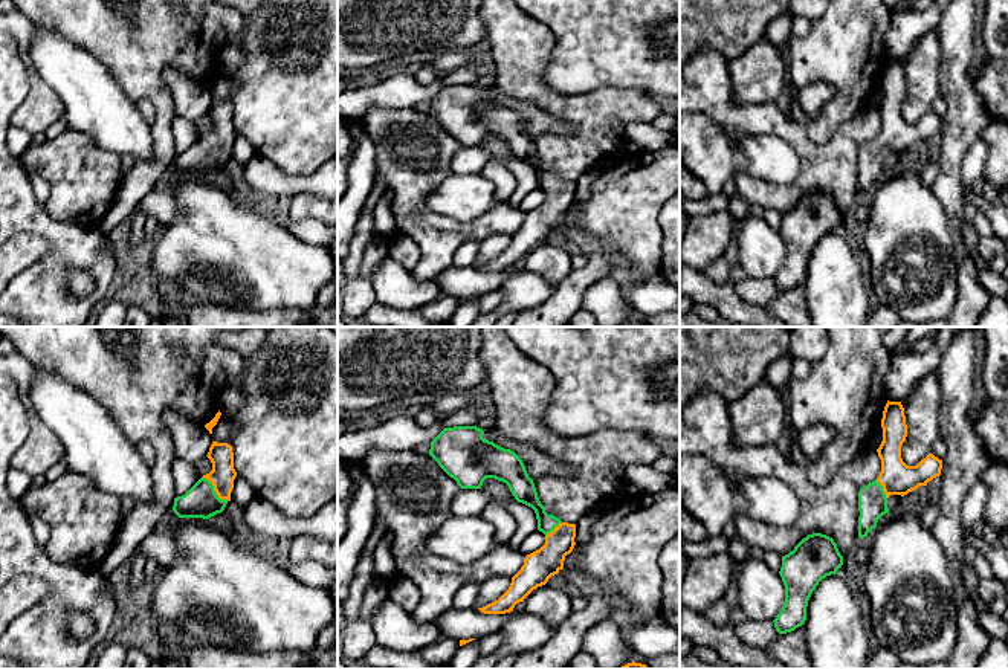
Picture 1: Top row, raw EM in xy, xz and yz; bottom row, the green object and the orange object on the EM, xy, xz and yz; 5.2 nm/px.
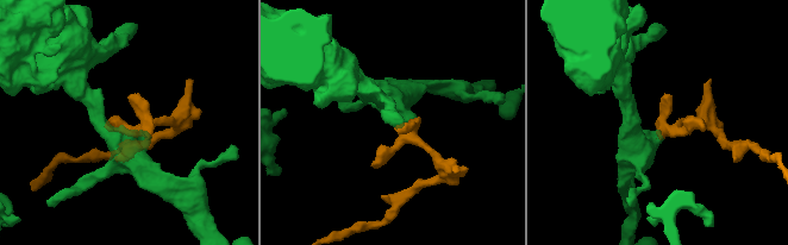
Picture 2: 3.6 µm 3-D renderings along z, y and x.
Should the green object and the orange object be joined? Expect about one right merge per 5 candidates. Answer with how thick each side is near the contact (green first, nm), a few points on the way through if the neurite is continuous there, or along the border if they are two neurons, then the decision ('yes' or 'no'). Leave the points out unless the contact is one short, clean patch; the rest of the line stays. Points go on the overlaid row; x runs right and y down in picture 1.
180/130 nm | across xy (200, 501), (213, 489), (223, 474) | yes

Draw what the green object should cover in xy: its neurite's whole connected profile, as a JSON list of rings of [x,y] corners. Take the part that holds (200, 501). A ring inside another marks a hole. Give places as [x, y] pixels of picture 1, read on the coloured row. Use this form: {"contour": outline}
{"contour": [[[212,441],[206,457],[212,463],[212,470],[203,475],[185,495],[174,498],[173,510],[179,518],[208,519],[221,513],[231,501],[237,477],[232,446]]]}

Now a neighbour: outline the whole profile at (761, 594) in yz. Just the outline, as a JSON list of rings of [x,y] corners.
[[[747,558],[736,565],[739,608],[748,620],[774,620],[785,603],[785,585],[764,559]]]

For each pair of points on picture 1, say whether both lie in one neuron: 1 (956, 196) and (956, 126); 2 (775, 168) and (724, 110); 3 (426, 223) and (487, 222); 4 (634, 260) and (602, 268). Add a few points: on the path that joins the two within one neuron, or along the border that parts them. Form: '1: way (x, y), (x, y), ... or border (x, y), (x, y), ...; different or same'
1: way (952, 179), (952, 150), (955, 142); same
2: border (715, 121), (735, 144), (756, 135), (782, 139); different
3: way (442, 231), (472, 231); same
4: border (611, 254), (616, 261); different

